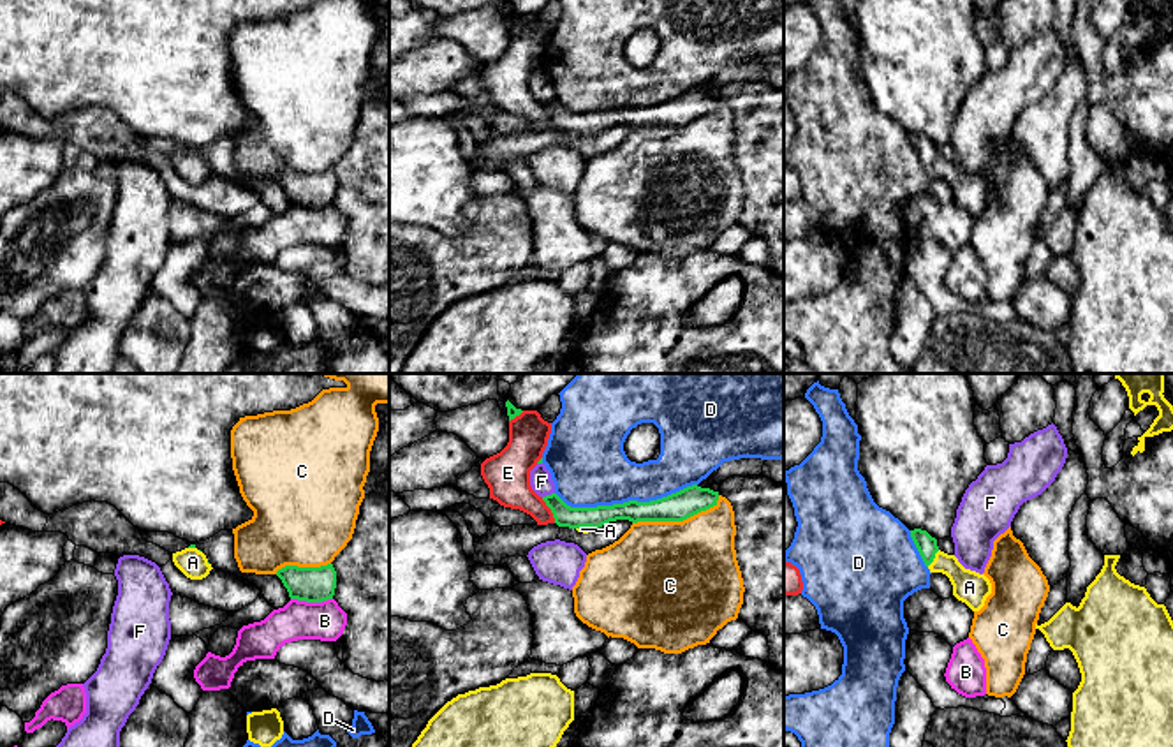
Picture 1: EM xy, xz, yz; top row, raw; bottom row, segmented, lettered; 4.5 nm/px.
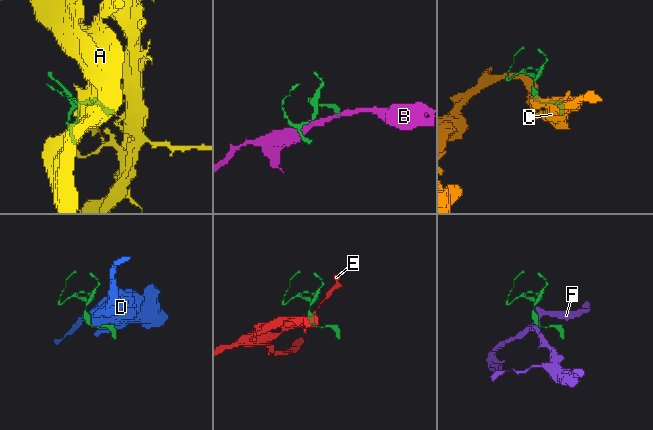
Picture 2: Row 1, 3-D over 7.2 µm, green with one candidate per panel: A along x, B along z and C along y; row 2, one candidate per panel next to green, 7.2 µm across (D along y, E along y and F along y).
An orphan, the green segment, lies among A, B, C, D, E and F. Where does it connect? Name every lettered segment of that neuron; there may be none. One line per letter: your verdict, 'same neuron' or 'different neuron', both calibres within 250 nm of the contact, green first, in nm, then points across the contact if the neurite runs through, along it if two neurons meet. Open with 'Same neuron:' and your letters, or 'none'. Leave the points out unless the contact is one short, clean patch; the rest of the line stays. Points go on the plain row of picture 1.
Same neuron: A
A: same neuron | 90/150 nm | across yz (927, 150), (934, 162), (944, 168), (969, 192)
B: different neuron | 160/180 nm | along xy (291, 203), (305, 207), (331, 205)
C: different neuron | 130/500 nm
D: different neuron | 130/360 nm
E: different neuron | 100/200 nm
F: different neuron | 100/100 nm | along xz (553, 97), (543, 103)

